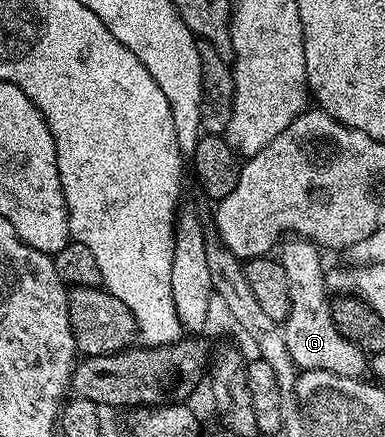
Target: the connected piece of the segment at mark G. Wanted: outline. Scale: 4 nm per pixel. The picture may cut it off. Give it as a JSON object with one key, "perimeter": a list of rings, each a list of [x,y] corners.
{"perimeter":[[[304,238],[286,239],[280,248],[279,259],[289,285],[289,313],[283,321],[283,331],[293,363],[301,370],[327,370],[340,376],[360,377],[367,368],[367,354],[341,336],[335,326],[331,296],[325,287],[326,269],[321,268],[322,249]]]}

